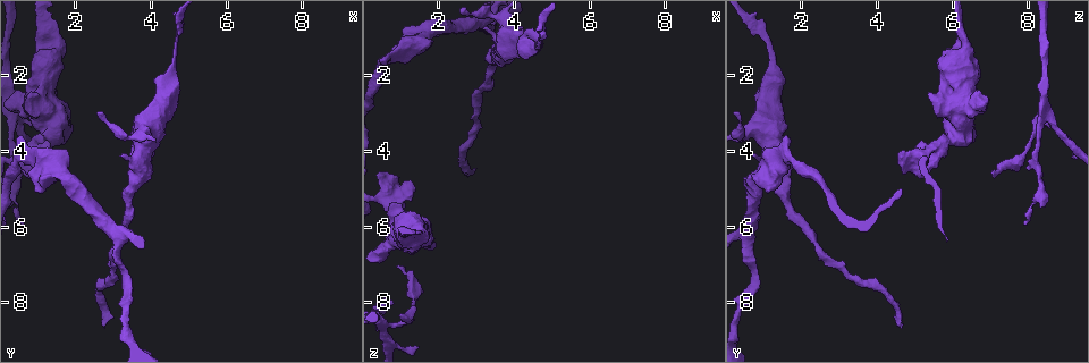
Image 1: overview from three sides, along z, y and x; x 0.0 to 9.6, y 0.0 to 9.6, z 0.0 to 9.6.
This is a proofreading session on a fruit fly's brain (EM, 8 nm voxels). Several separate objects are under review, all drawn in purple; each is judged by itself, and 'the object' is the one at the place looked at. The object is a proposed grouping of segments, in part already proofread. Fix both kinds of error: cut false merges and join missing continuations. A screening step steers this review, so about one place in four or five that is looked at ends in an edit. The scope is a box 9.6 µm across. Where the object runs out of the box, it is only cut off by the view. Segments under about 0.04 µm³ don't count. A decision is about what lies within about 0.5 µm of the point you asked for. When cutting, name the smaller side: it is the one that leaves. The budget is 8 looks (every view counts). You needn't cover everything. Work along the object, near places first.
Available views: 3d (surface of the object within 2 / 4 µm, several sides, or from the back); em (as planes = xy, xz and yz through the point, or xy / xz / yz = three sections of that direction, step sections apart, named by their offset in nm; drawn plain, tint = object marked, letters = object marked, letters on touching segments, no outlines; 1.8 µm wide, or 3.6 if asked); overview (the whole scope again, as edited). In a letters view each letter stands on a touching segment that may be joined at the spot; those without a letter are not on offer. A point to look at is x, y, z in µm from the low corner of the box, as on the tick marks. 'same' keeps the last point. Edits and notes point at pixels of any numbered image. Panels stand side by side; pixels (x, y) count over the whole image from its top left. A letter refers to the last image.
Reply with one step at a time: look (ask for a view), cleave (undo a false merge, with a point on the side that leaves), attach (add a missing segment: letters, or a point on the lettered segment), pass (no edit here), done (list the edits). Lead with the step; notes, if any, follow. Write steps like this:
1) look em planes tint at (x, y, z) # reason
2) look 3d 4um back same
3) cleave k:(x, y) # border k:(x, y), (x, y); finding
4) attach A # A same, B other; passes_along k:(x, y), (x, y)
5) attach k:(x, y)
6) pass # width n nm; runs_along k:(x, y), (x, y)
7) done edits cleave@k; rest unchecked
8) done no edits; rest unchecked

look 3d 2um at (1.00, 4.55, 7.05)

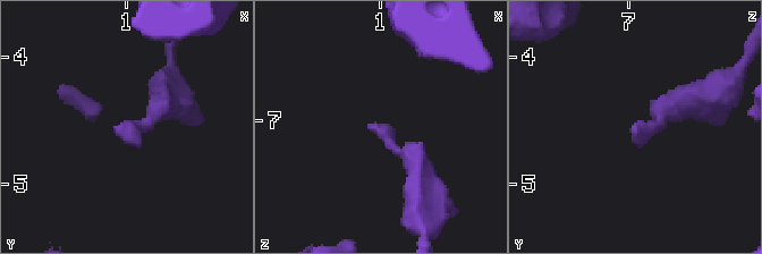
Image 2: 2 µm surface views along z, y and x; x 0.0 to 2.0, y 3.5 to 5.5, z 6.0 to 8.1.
look em xz step 4 tint at (0.92, 4.54, 7.04)

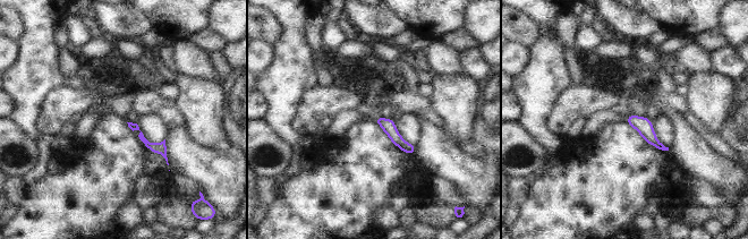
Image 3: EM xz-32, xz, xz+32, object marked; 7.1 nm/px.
look em planes letters same

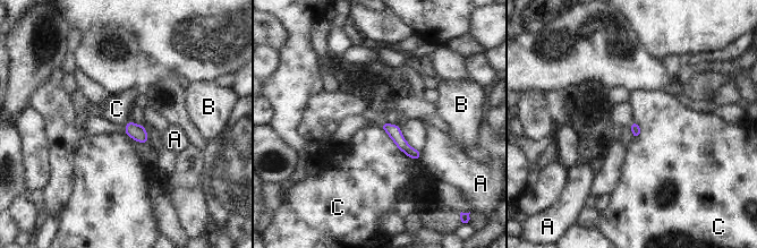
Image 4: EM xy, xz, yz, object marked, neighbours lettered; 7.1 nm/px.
pass # longest_contact C 360 nm; A other, B other, C other; runs_along 4:(383, 125), (411, 153), (418, 155); none of them fits

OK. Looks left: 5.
look 3d 4um at (0.80, 3.30, 8.65) # narrows sharply

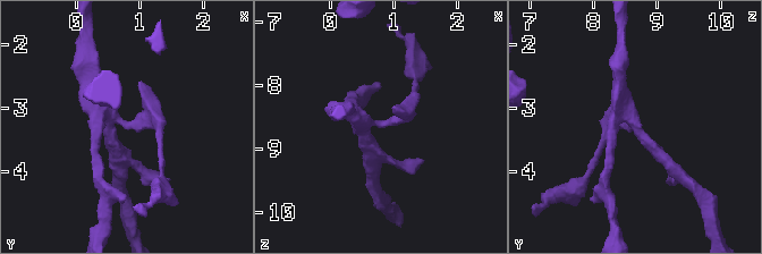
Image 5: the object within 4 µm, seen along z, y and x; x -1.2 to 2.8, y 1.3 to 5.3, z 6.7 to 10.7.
look em planes tint at (0.70, 3.20, 8.60)

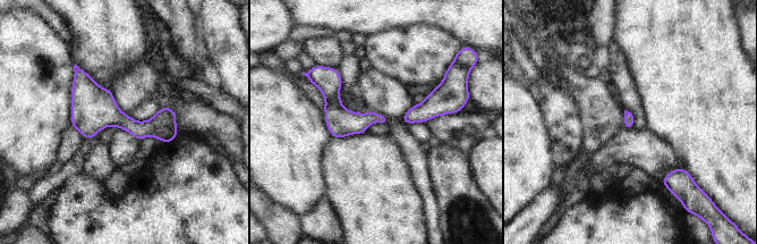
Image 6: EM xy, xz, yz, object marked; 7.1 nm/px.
look em planes letters same # what lies round it

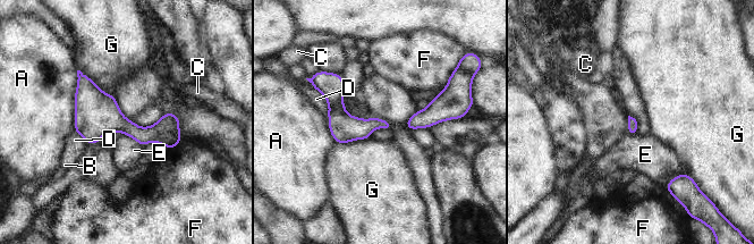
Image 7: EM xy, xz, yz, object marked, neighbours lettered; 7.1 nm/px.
pass # A other, B other, C other, D other, E other, F other, G other; border 7:(688, 174), (677, 174), (664, 185); all the same neuron

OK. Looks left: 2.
look em planes letters at (2.80, 8.70, 4.65) # free end

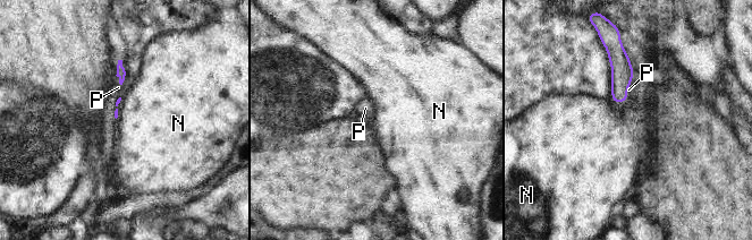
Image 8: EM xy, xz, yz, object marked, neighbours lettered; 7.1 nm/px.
attach P # N other, P same; passes_along 8:(121, 74), (119, 82), (118, 87); it goes on there

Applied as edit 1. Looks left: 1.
done edits attach@8; rest unchecked

